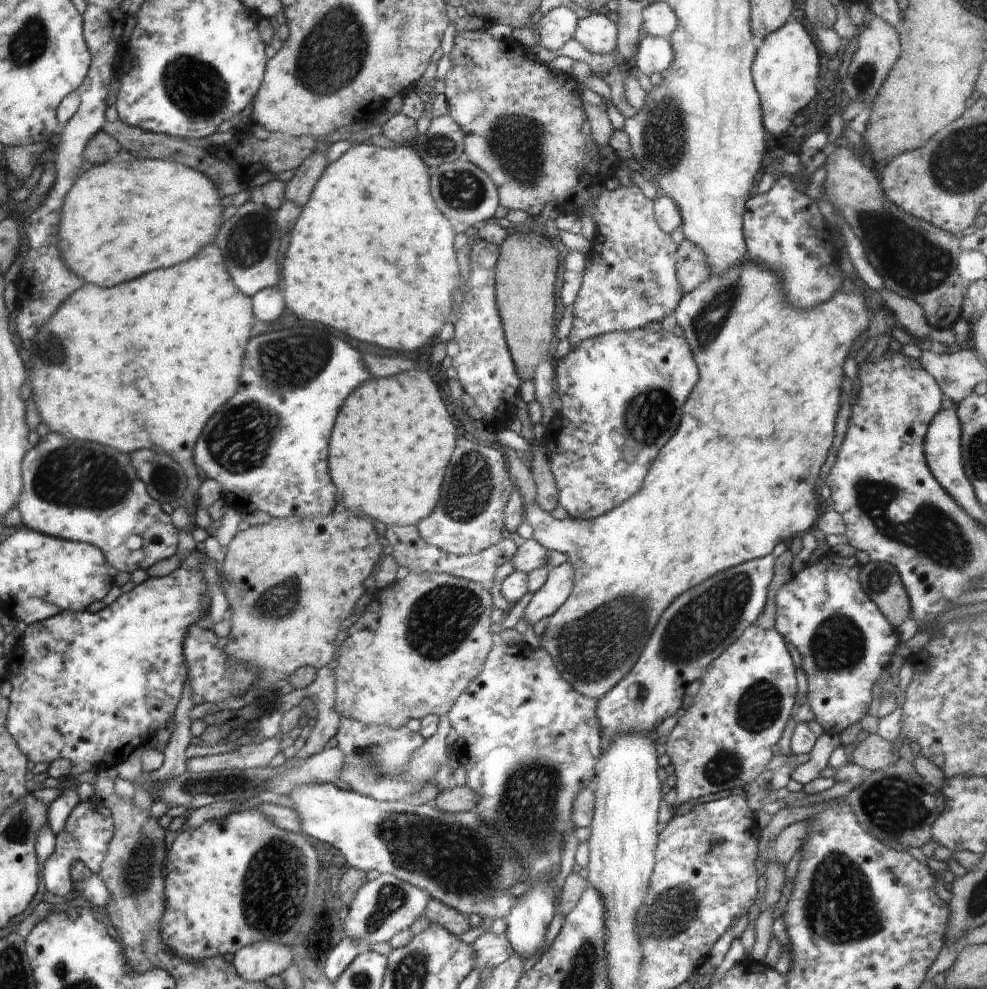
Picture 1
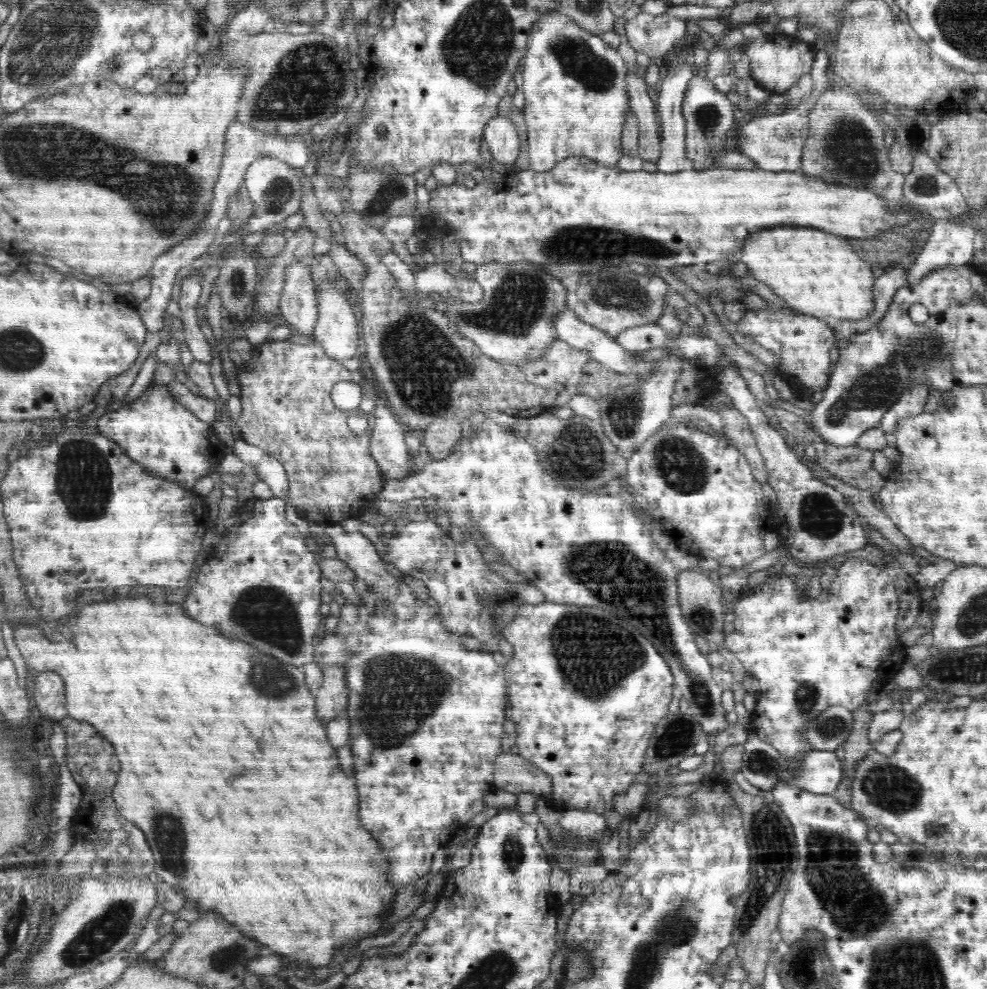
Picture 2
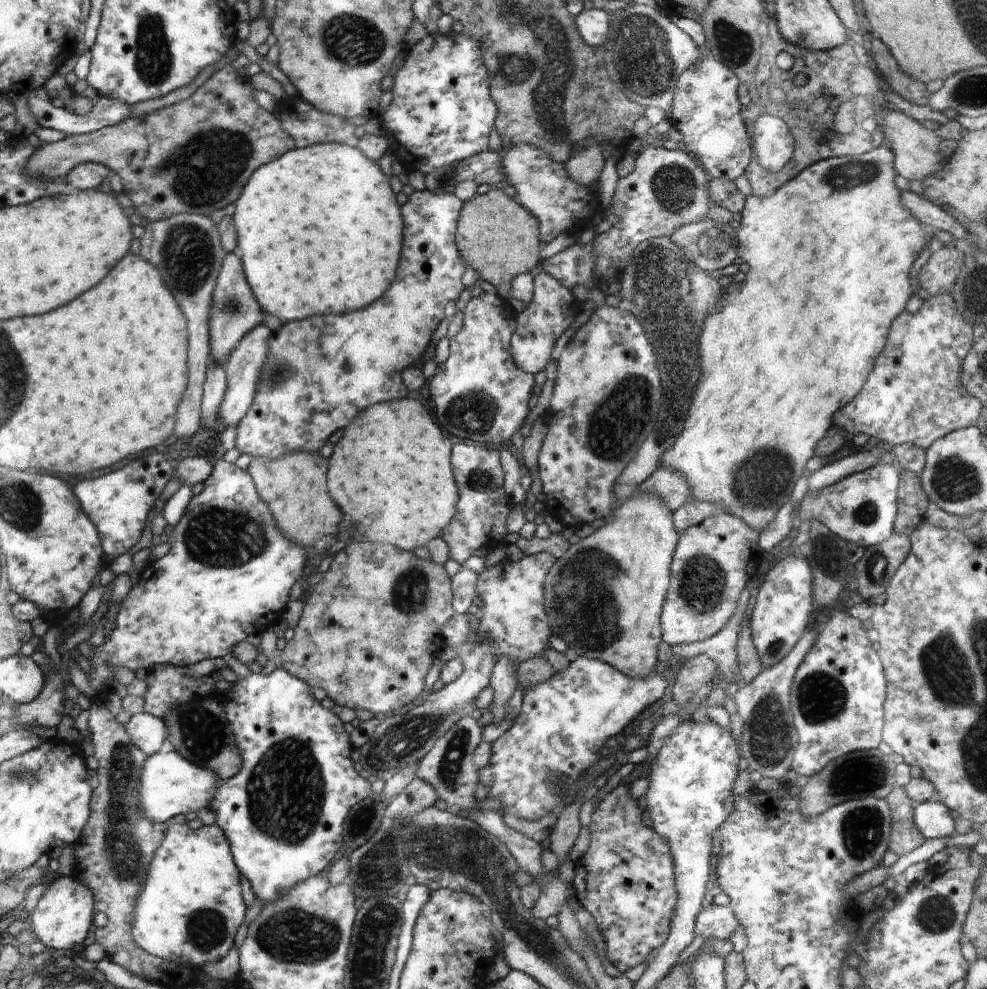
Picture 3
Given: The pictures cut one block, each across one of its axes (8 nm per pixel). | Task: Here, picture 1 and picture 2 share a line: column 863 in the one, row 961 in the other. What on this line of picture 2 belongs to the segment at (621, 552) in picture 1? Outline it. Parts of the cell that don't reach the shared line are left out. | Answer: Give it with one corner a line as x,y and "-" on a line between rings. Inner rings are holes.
146,597
116,598
110,602
90,604
76,614
76,620
70,618
68,624
76,628
76,634
70,640
48,640
44,636
48,632
30,625
14,627
13,637
29,670
34,669
38,674
46,671
60,674
65,686
67,714
76,723
89,723
98,734
114,744
120,760
120,774
112,790
112,798
120,814
144,831
154,855
159,880
166,887
180,891
187,901
195,902
199,910
215,912
234,924
244,936
268,946
272,952
284,954
288,964
304,962
314,968
328,966
332,956
342,946
386,932
382,918
388,916
392,898
398,891
390,885
390,861
386,859
382,847
376,843
370,831
360,827
360,799
356,782
352,782
350,776
340,770
336,750
326,736
327,729
318,722
314,694
306,685
303,666
293,666
272,655
264,655
247,642
230,640
217,626
204,626
194,621
186,615
183,607
170,610
168,606
170,604
156,604

